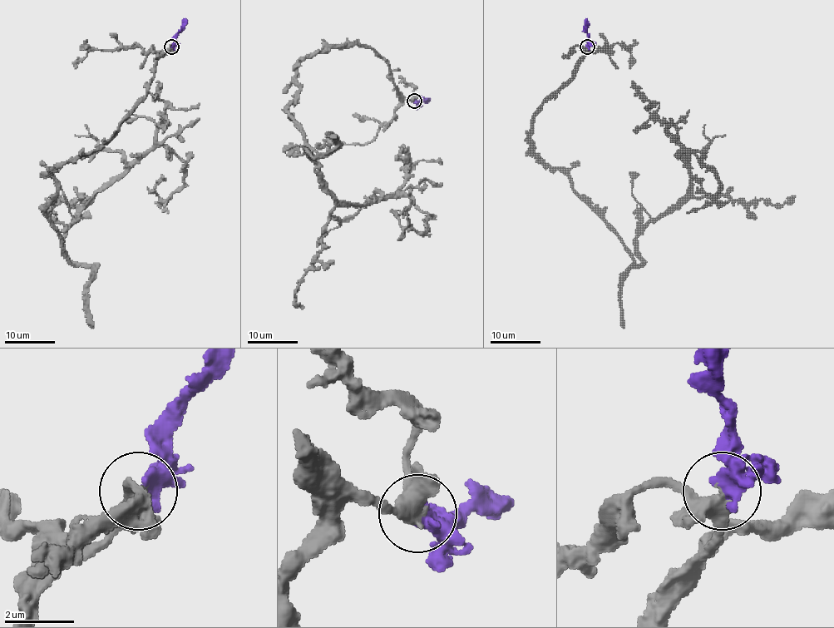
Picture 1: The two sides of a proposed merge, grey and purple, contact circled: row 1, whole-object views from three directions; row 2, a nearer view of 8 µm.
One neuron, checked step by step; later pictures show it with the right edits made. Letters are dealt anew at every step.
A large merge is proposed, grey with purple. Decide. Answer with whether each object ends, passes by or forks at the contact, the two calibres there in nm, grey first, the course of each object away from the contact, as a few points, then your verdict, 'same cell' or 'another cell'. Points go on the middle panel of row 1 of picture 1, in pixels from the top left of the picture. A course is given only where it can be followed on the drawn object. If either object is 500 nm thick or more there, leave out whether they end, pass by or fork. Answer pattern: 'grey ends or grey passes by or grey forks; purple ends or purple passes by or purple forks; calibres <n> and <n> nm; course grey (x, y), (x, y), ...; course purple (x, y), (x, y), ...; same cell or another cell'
grey forks; purple ends; calibres 340 and 480 nm; course grey (413, 101), (371, 48), (336, 44), (298, 64), (288, 111), (338, 200), (407, 196), (426, 233), (405, 209); course purple (415, 101), (428, 99); same cell

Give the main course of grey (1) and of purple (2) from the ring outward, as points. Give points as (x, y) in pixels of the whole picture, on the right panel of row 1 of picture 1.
1: (587, 46), (535, 117), (530, 150), (633, 254), (687, 193), (683, 145), (714, 173), (714, 200), (695, 175)
2: (587, 46), (585, 18)

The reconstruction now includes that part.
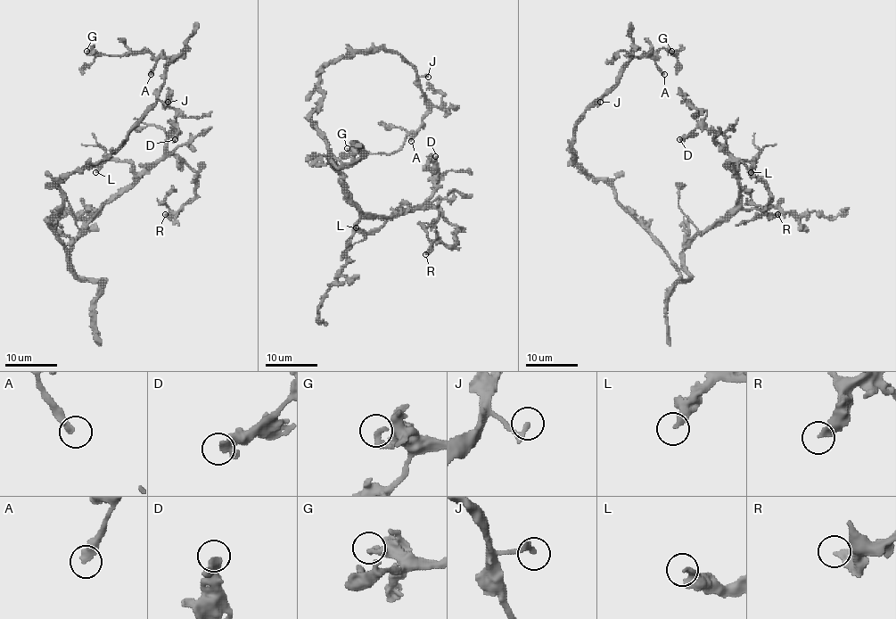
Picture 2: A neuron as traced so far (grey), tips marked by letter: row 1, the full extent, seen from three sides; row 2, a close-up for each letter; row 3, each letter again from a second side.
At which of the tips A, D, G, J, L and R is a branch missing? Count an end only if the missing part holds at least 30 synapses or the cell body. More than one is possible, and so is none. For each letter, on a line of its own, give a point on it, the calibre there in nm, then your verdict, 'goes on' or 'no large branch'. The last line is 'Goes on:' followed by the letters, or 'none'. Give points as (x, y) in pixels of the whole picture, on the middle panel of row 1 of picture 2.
A: (411, 141) | 280 nm | goes on
D: (435, 156) | 440 nm | no large branch
G: (347, 148) | 280 nm | no large branch
J: (428, 77) | 280 nm | no large branch
L: (356, 227) | 240 nm | no large branch
R: (425, 254) | 280 nm | no large branch
Goes on: A

